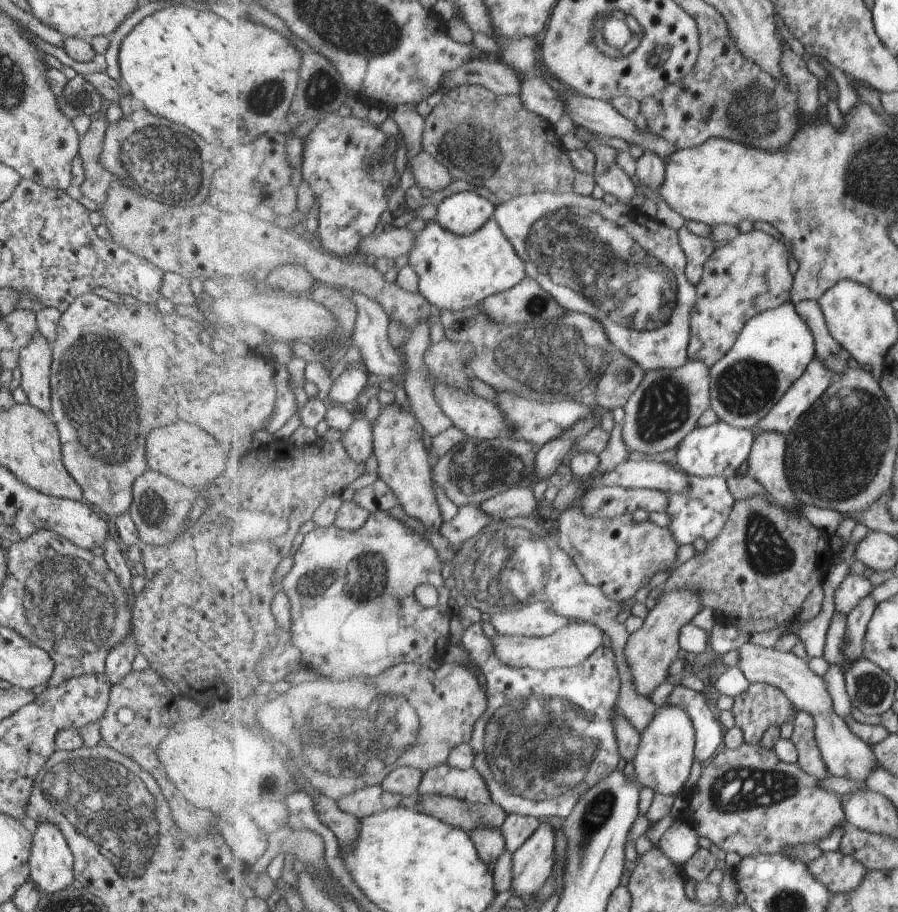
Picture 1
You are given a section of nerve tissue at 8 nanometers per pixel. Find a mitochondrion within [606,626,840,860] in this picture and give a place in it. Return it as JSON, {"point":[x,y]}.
{"point":[738,789]}

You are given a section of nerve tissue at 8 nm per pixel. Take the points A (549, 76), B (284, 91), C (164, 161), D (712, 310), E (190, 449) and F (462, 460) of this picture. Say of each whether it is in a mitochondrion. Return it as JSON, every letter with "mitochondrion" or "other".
{"A":"other","B":"mitochondrion","C":"mitochondrion","D":"other","E":"other","F":"mitochondrion"}

